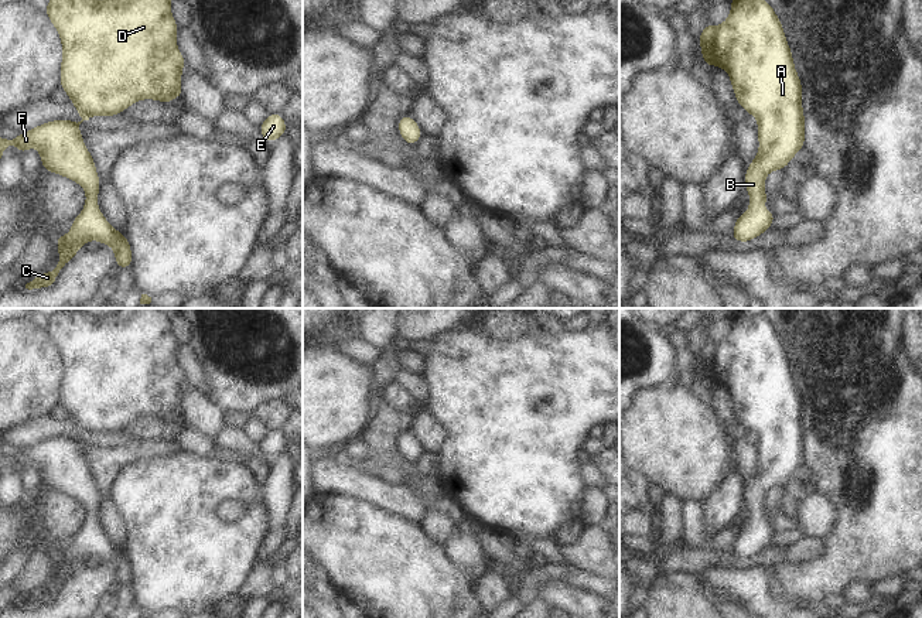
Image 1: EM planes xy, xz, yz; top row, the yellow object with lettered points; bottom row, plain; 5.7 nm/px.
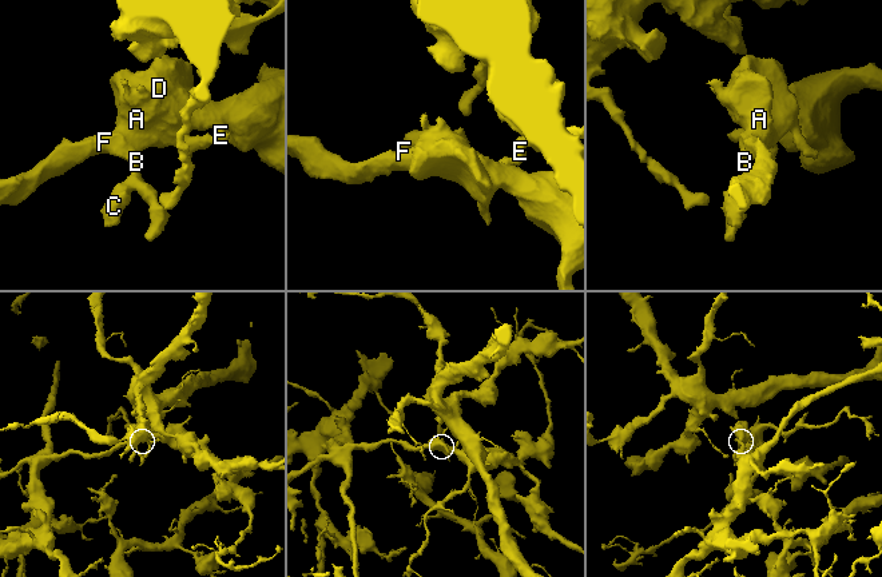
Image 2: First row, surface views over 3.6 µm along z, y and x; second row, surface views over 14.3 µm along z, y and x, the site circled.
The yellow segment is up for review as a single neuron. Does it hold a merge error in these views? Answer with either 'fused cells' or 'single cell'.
single cell

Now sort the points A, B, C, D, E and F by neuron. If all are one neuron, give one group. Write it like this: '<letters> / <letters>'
A B C D E F

